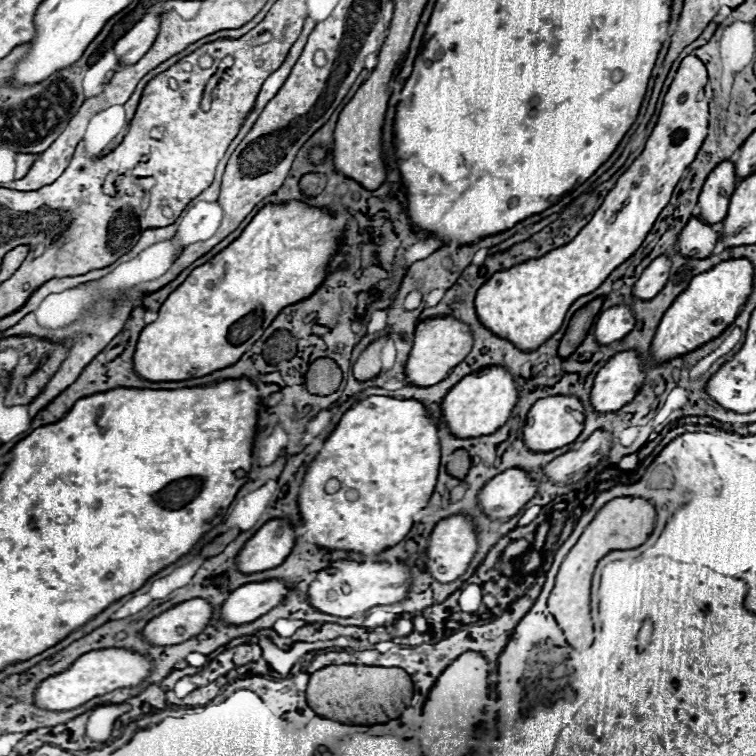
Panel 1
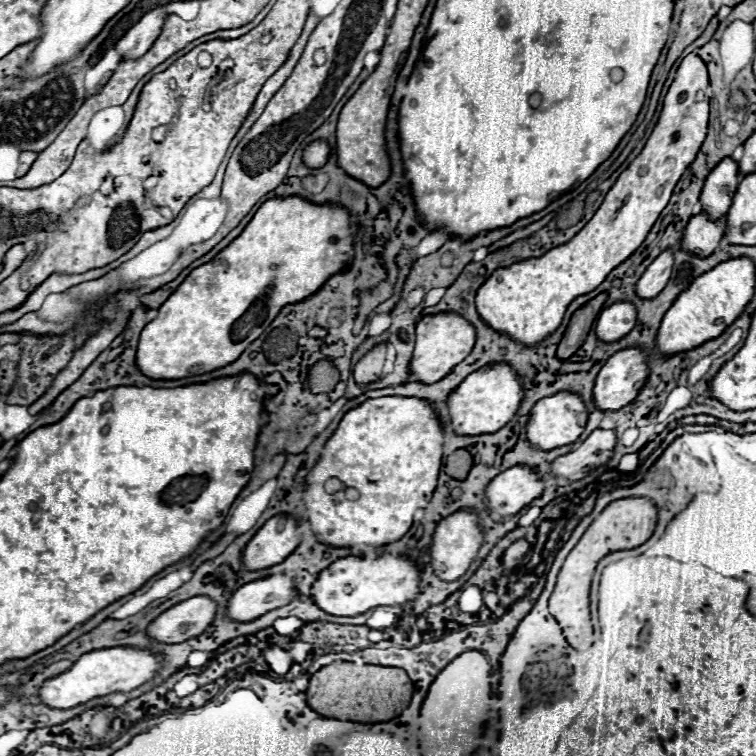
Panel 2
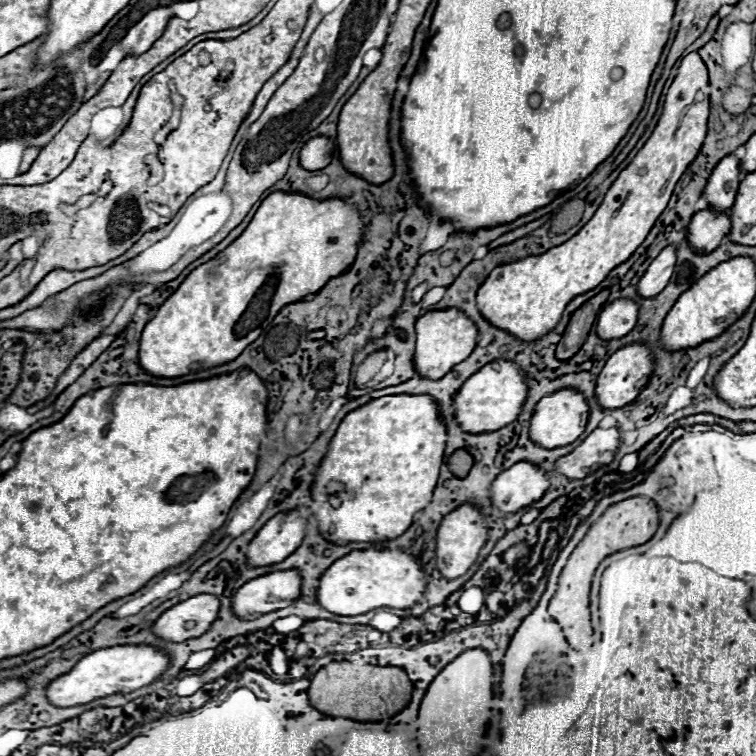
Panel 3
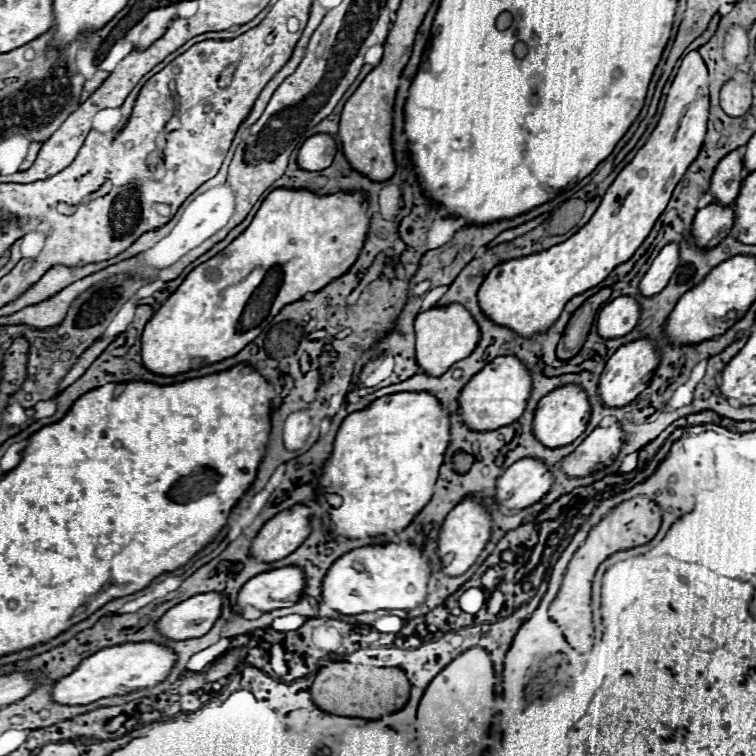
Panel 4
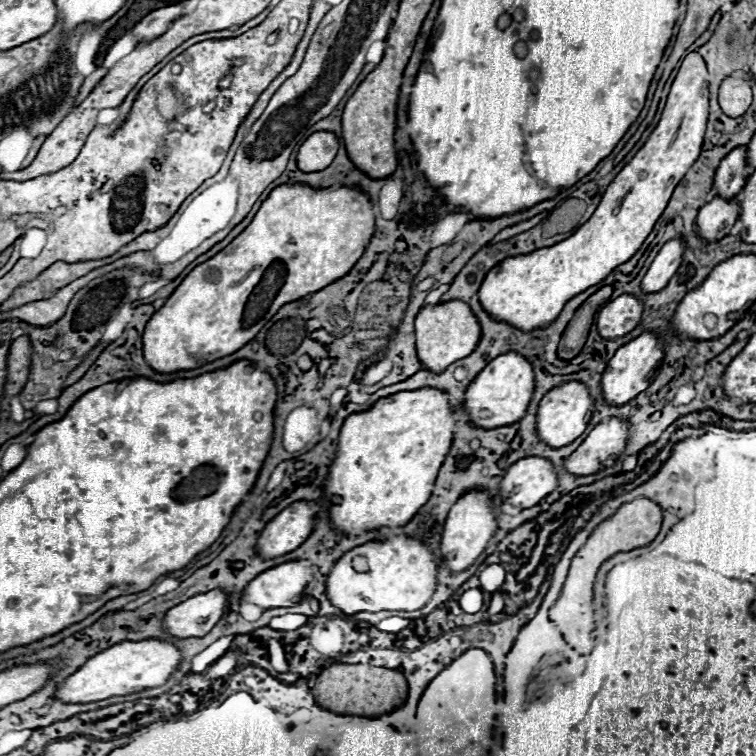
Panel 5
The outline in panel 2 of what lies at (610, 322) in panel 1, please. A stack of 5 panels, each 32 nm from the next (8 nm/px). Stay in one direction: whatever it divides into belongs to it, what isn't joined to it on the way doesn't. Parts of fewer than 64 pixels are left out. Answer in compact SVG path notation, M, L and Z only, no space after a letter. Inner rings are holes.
M614 302L604 308L596 322L596 336L604 342L624 338L636 324L636 308L632 302Z

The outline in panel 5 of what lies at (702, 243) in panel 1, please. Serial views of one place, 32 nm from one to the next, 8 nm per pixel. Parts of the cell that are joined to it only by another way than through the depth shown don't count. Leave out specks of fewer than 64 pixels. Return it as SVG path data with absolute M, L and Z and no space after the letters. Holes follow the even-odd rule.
M714 196L706 206L698 212L698 234L708 240L716 242L716 238L724 238L740 214L740 202L736 198L724 200L720 196Z

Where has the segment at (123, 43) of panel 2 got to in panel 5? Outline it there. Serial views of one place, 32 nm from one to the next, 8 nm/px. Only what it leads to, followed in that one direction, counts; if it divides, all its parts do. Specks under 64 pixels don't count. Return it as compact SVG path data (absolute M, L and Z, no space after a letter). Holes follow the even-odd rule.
M182 4L176 6L166 6L160 10L150 12L148 16L144 16L136 26L134 26L134 34L138 38L138 42L148 42L152 38L158 38L160 34L164 34L164 30L168 30L170 22L178 20L182 16Z

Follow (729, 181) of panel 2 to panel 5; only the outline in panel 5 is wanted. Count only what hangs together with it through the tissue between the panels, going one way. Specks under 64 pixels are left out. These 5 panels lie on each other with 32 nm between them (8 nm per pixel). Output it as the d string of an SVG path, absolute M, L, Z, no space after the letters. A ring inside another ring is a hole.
M738 146L726 158L722 158L716 178L714 190L722 198L734 198L746 184L748 178L748 162L746 162L746 146Z

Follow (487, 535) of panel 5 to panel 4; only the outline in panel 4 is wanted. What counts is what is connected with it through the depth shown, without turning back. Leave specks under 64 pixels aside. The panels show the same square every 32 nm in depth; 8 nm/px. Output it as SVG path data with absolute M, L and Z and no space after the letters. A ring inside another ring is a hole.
M466 496L462 502L458 502L446 516L442 530L440 530L440 540L438 540L438 556L440 556L440 568L448 576L458 576L468 570L484 546L488 544L492 534L492 516L484 502L476 496Z

